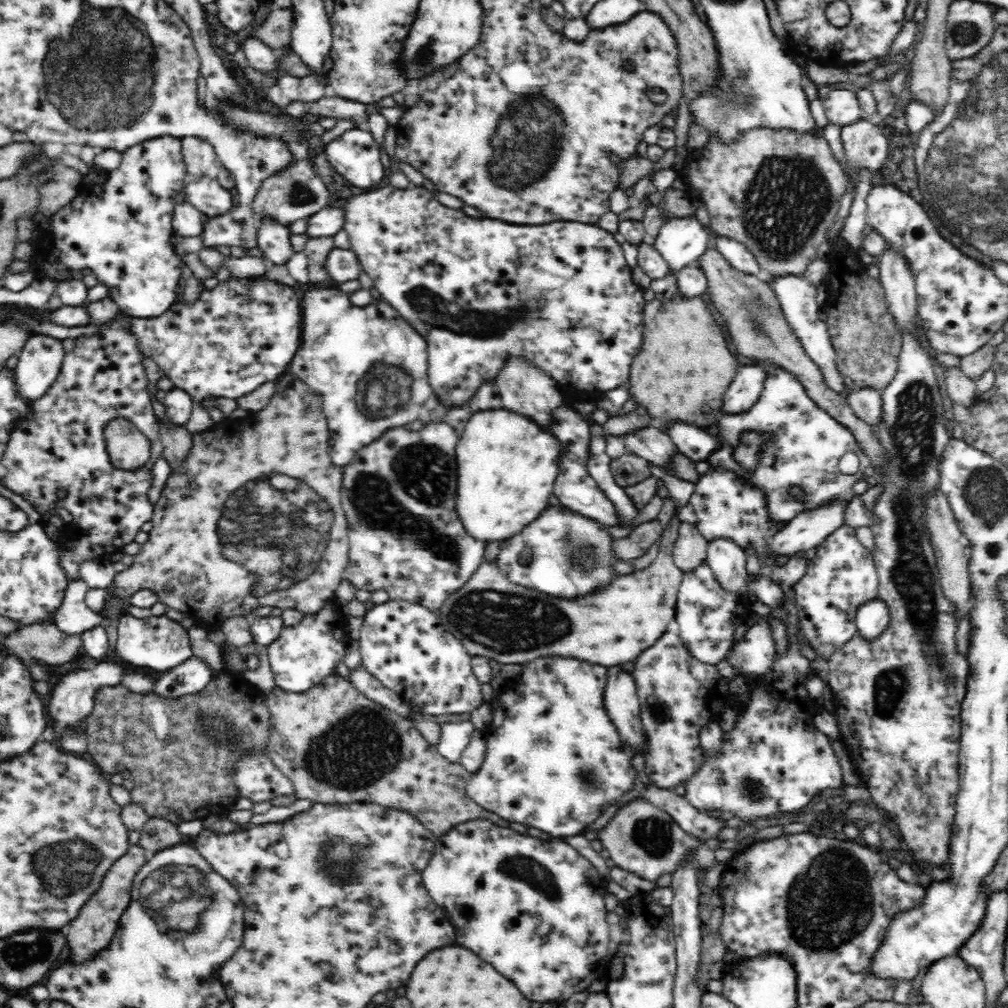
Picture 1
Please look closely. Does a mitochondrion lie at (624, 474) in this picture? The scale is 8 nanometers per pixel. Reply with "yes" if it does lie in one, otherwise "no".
no

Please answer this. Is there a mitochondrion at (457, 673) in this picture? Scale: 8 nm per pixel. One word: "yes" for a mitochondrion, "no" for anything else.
no

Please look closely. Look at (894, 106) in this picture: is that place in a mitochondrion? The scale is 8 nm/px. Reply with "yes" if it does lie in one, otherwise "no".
no

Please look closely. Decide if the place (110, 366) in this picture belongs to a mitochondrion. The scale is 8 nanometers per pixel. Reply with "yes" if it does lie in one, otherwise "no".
no

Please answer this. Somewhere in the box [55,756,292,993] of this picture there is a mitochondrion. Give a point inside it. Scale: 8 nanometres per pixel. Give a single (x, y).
(175, 896)

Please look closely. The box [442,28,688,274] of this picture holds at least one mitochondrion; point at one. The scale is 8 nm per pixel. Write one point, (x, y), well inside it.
(521, 154)

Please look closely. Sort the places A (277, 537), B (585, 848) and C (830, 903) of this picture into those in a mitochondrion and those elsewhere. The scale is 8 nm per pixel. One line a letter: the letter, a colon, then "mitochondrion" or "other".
A: mitochondrion
B: other
C: mitochondrion

